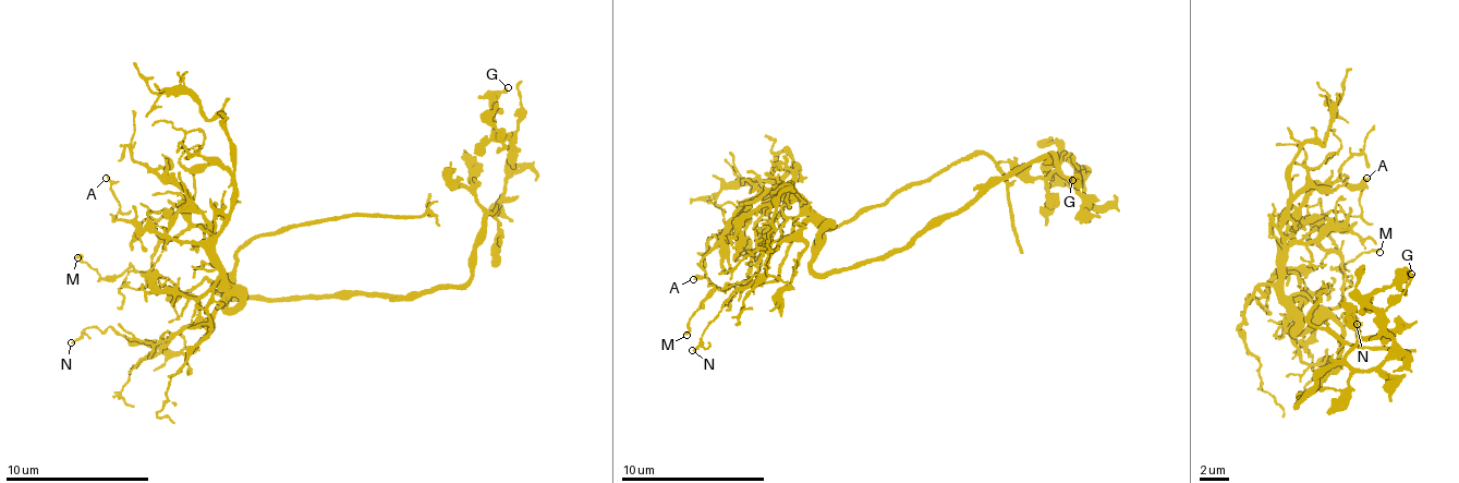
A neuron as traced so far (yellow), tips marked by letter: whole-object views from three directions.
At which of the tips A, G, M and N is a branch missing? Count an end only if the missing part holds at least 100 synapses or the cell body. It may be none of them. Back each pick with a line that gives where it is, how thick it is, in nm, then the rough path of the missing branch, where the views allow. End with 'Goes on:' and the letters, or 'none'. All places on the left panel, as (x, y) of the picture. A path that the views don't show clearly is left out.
Goes on: none

